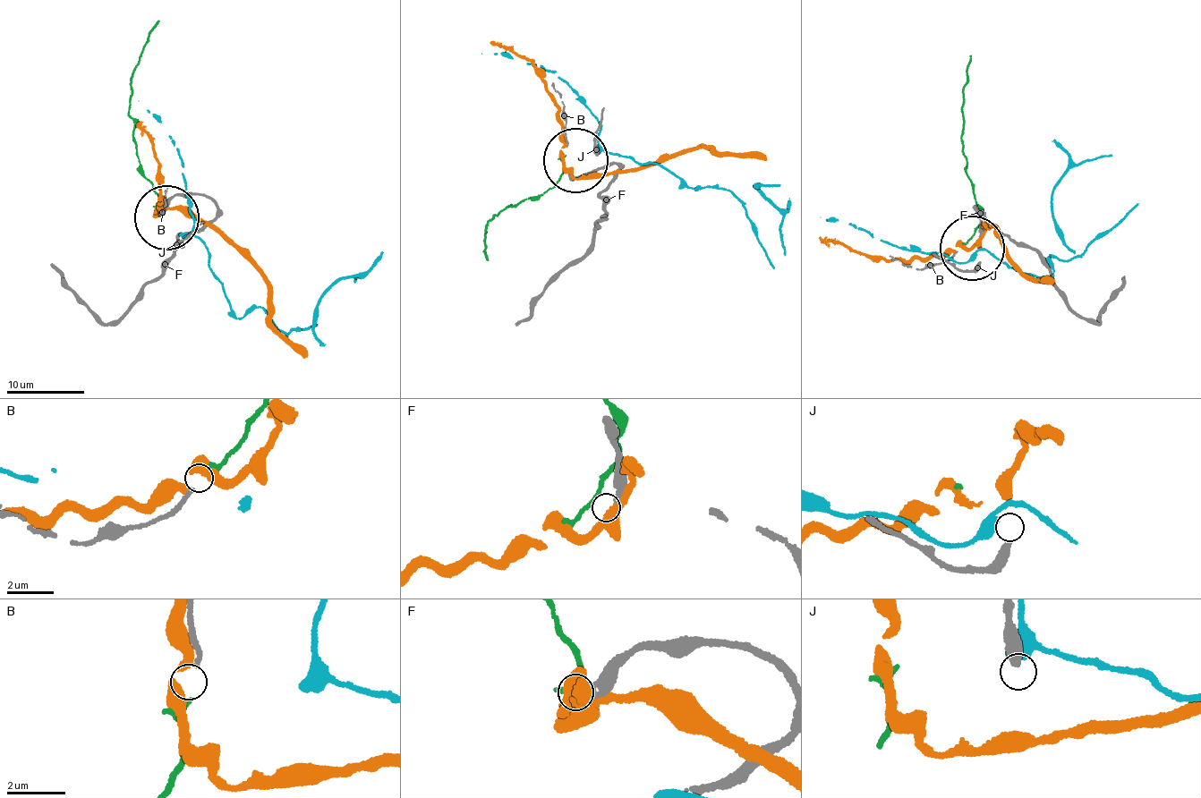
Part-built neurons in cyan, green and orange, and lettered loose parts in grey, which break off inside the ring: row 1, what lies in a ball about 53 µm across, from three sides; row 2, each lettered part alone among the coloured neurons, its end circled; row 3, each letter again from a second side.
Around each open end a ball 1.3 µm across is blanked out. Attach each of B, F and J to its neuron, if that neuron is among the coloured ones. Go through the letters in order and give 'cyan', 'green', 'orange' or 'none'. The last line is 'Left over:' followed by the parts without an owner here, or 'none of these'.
B: green
F: none
J: none
Left over: F, J

